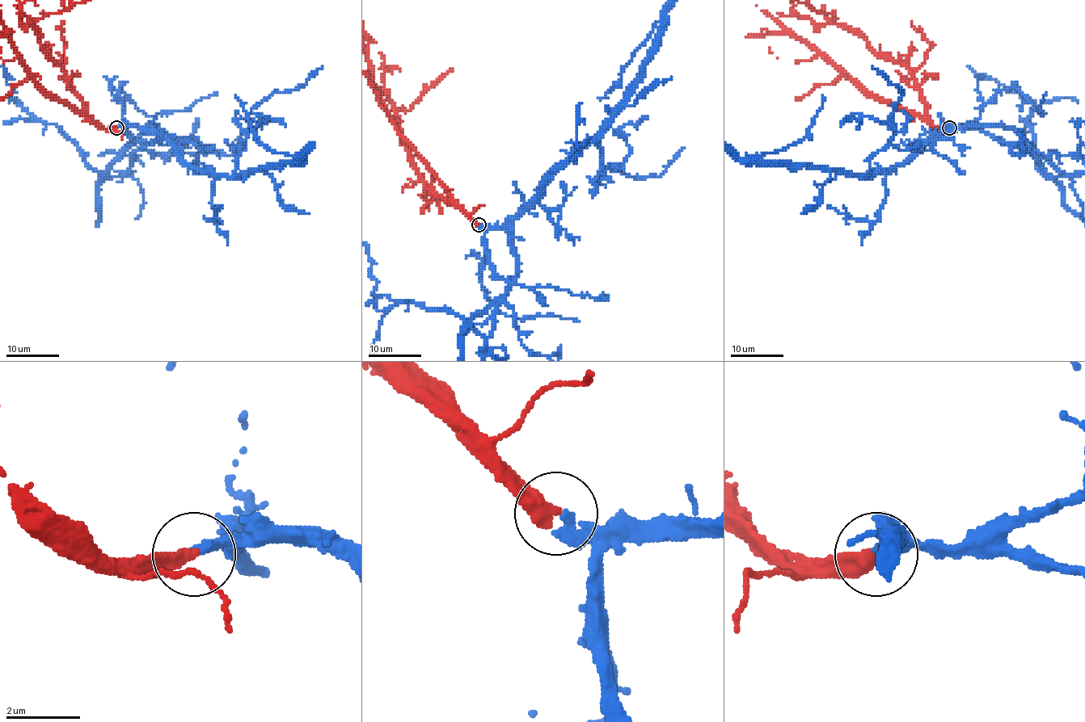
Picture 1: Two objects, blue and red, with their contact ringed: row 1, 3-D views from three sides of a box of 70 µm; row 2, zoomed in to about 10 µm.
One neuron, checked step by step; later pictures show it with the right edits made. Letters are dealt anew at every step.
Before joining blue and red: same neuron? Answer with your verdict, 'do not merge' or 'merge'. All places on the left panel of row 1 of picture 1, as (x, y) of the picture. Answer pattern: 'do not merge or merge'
merge

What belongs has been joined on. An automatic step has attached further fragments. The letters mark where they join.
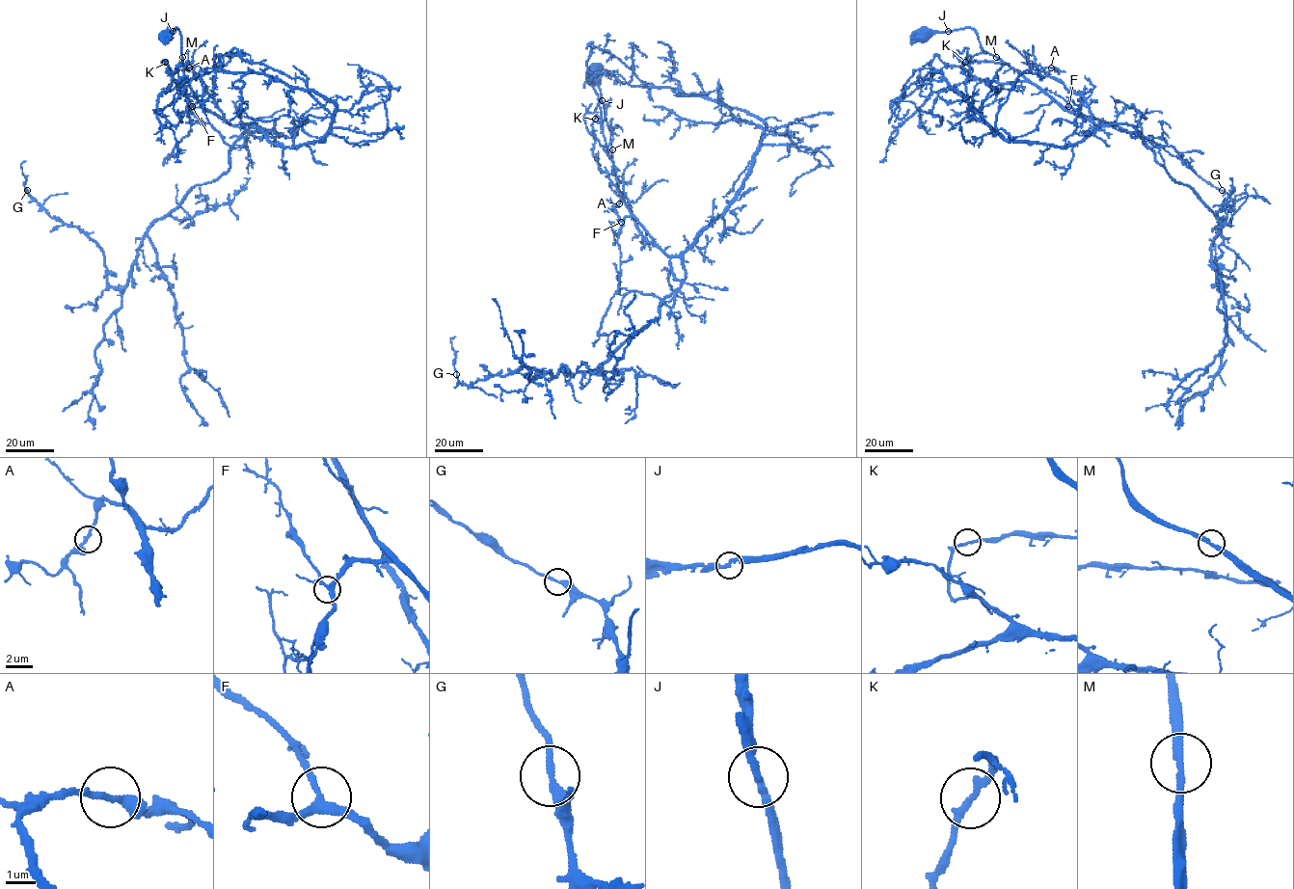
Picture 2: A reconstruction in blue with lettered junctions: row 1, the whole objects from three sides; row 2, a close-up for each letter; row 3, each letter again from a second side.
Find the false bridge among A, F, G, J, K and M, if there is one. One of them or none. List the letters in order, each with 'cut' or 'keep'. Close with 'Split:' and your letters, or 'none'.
A: keep
F: keep
G: keep
J: keep
K: keep
M: keep
Split: none

